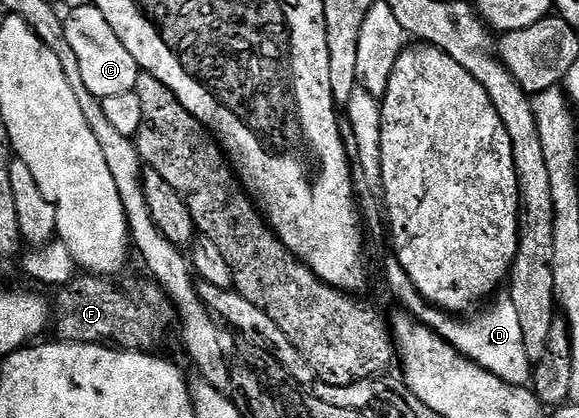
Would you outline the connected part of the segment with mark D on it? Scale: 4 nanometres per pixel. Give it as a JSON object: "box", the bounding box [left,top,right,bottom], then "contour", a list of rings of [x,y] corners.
{"box":[441,297,532,386],"contour":[[[502,297],[502,300],[491,305],[489,304],[486,311],[472,319],[458,319],[455,320],[458,322],[450,327],[441,328],[441,337],[476,365],[491,369],[500,380],[509,385],[527,386],[532,379],[532,361],[529,361],[526,355],[528,346],[518,310],[508,297]]]}

